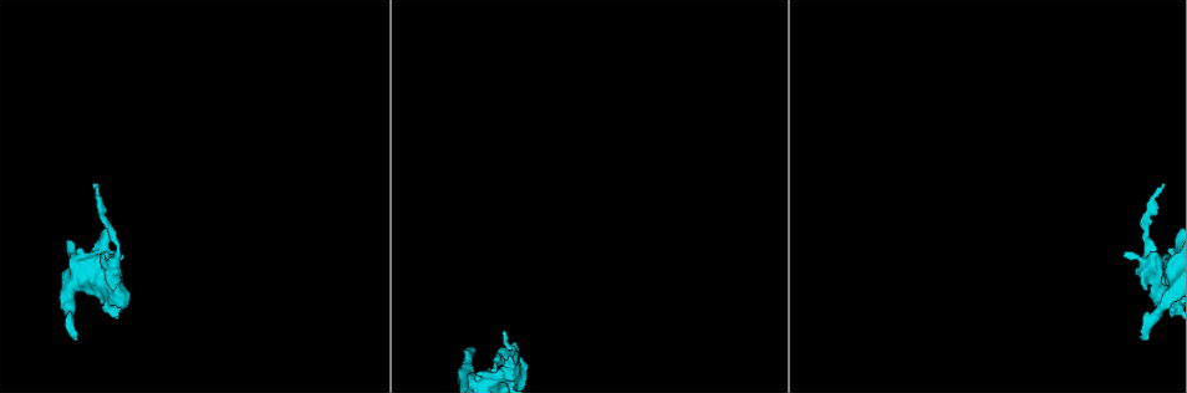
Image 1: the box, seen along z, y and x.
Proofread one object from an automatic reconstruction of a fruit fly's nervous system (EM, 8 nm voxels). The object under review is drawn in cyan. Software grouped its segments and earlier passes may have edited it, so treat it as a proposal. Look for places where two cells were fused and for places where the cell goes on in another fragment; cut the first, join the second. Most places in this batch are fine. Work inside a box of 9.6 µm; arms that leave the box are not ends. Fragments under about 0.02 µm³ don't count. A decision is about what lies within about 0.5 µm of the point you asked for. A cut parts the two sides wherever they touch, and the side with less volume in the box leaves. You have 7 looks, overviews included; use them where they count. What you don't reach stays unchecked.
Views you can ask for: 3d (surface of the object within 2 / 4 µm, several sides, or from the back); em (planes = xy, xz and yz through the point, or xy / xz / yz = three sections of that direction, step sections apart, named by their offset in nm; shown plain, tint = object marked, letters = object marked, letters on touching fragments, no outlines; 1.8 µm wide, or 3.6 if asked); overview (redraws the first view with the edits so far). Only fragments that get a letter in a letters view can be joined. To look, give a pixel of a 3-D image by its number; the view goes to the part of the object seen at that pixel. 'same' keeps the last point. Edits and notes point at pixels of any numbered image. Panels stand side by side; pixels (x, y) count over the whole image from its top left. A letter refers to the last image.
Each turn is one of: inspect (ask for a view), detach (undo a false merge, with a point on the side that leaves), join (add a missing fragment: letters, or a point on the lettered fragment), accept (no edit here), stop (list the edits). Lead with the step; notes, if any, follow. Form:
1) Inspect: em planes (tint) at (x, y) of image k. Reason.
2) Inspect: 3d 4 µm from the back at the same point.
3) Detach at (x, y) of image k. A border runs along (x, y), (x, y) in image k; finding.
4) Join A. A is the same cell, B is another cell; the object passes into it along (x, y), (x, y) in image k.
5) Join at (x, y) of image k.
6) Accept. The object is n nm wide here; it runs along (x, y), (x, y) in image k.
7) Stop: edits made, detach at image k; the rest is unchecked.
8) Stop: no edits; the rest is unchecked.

Inspect: em xy step 16 (tint) at (473, 349) of image 1. Branch stops here.

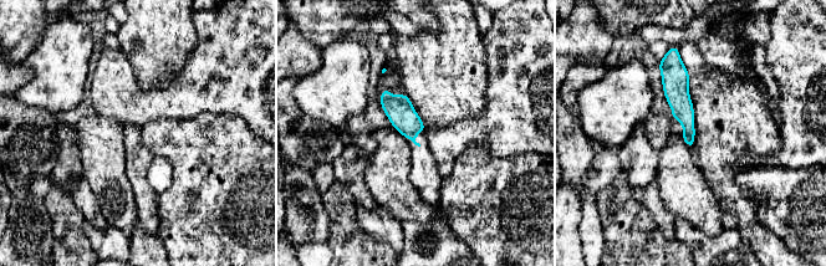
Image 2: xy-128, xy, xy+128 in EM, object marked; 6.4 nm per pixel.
Inspect: em planes (letters) at the same point. Cut it another way.

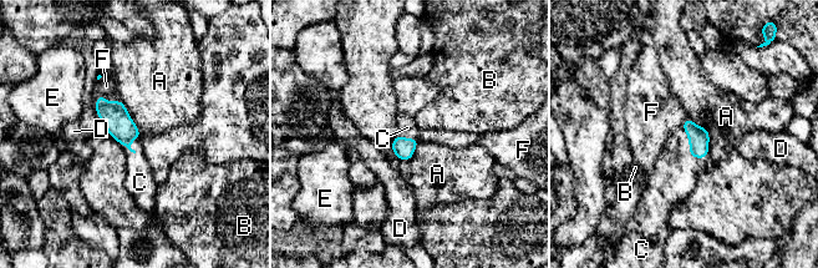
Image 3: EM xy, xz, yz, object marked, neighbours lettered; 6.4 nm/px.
Join C. The object is 140 nm wide here; C is the same cell, A, B, D, E and F are other cells; the object passes into it along (699, 138), (689, 148), (672, 180) in image 3; it goes on there.

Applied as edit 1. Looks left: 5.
Inspect: overview.

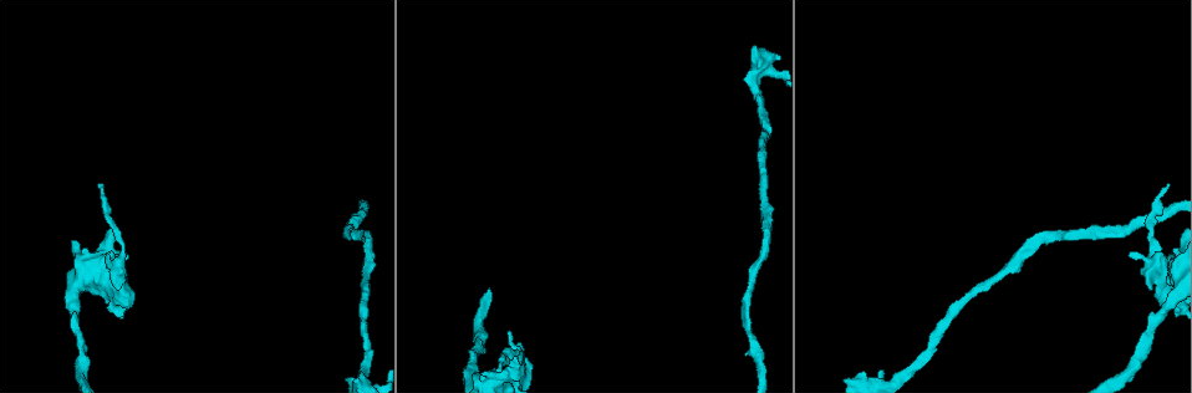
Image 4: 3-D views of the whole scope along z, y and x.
Inspect: em 3.6 µm planes (letters) at (1166, 267) of image 4. Abrupt turn.

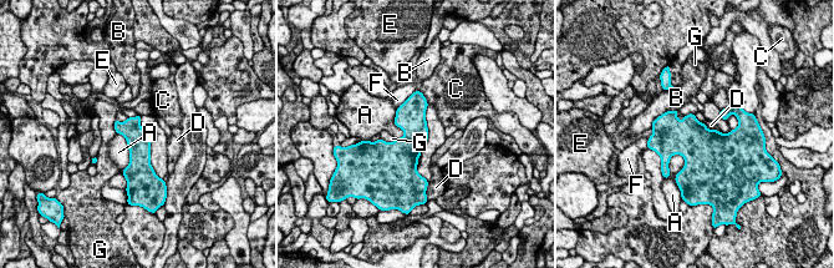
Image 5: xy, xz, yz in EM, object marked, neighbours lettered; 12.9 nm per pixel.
Accept. The object is 300 nm wide here; A, B, C, D, E, F and G are other cells; a border runs along (680, 153), (684, 166), (675, 175) in image 5; all the same cell.

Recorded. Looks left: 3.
Inspect: 3d 2 µm at (97, 186) of image 4.

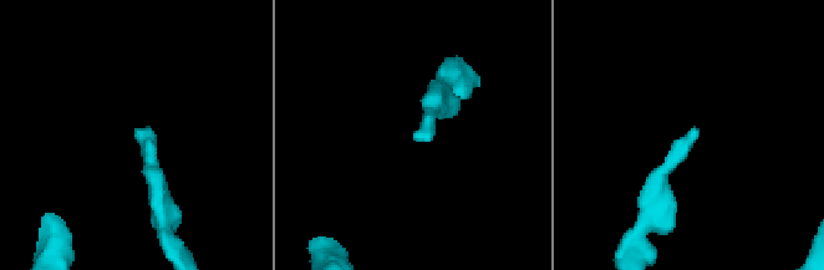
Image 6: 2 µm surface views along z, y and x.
Inspect: em 3.6 µm planes (letters) at (695, 128) of image 6.

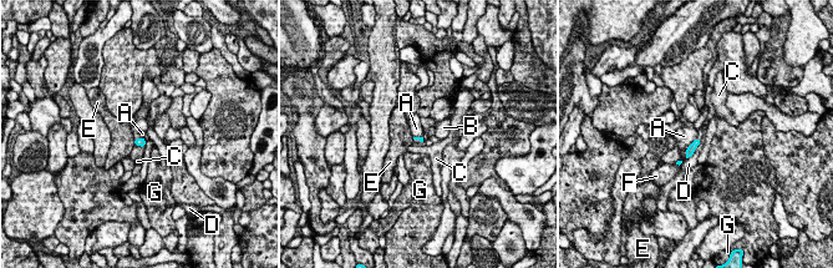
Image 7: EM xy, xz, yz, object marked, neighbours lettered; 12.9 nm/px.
Accept. A, B, C, D, E, F and G are other cells; a border runs along (696, 137), (687, 147), (685, 158) in image 7; no lettered fragment goes on from it.

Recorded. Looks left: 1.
Stop: edits made, join at image 3; the rest is unchecked.

